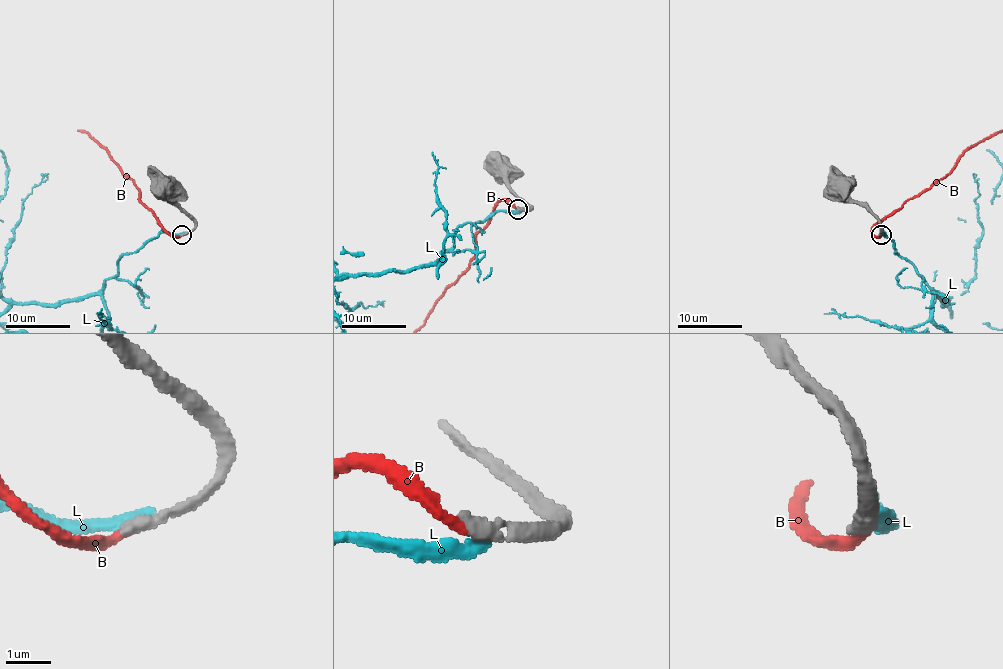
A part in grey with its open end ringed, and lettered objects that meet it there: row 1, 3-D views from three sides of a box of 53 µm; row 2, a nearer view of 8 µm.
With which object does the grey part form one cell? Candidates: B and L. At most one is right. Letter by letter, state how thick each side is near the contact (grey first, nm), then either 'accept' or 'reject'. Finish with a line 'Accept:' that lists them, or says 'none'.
B: calibres 320 and 240 nm; accept
L: calibres 360 and 240 nm; reject
Accept: B

